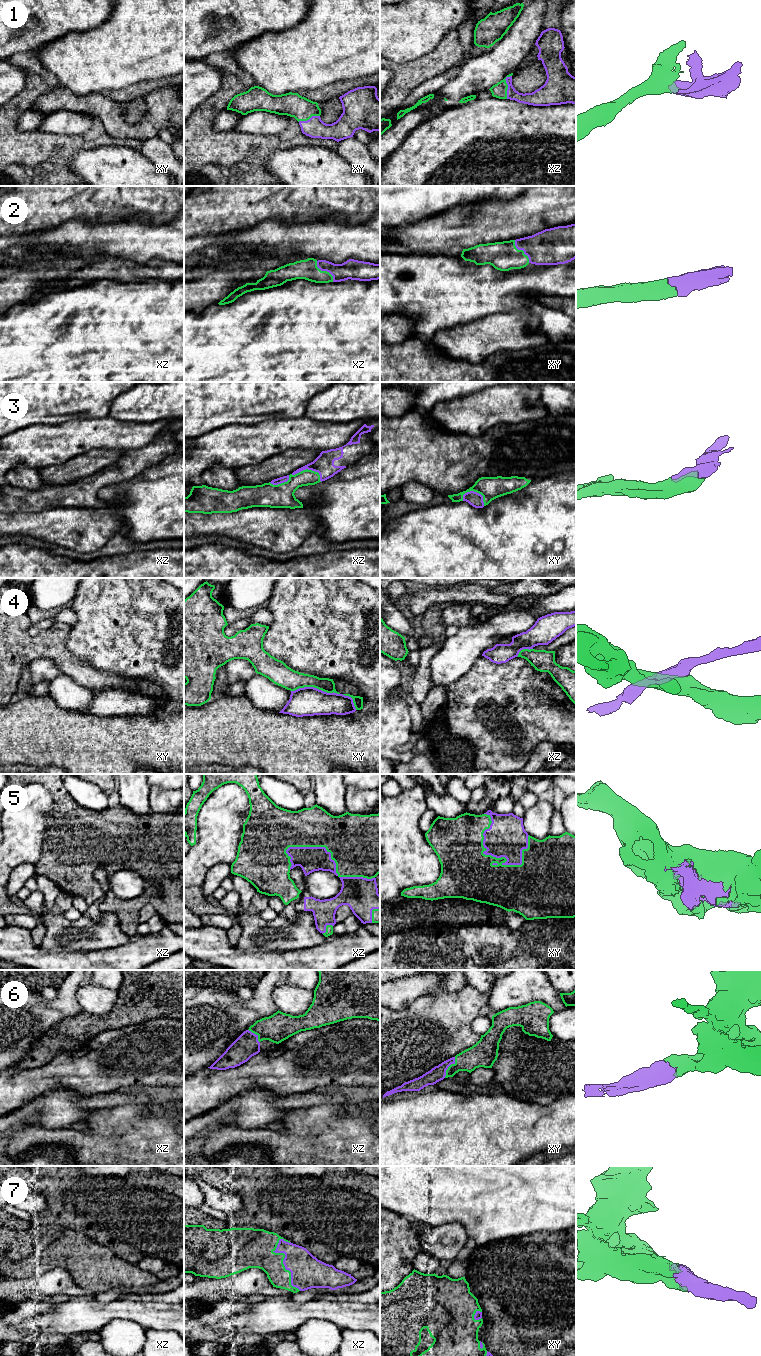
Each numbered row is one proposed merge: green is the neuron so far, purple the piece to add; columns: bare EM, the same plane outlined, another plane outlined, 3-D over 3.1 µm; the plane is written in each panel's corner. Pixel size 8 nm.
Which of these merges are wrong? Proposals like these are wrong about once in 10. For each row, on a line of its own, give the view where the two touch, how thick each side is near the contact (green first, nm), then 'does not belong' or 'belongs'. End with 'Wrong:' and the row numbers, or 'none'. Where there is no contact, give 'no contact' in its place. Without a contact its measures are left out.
1: contact in xz; calibres 120 and 120 nm; belongs
2: contact in xy; calibres 240 and 300 nm; belongs
3: contact in xz; calibres 140 and 160 nm; belongs
4: contact in xy; calibres 160 and 240 nm; does not belong
5: contact in xy; calibres 400 and 320 nm; belongs
6: contact in xy; calibres 180 and 120 nm; belongs
7: contact in xz; calibres 300 and 260 nm; belongs
Wrong: 4

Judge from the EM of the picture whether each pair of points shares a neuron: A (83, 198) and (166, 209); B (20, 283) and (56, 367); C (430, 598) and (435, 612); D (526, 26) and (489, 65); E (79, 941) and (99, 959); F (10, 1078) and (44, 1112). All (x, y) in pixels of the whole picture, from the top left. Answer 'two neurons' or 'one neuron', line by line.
A: one neuron
B: two neurons
C: two neurons
D: one neuron
E: two neurons
F: two neurons

